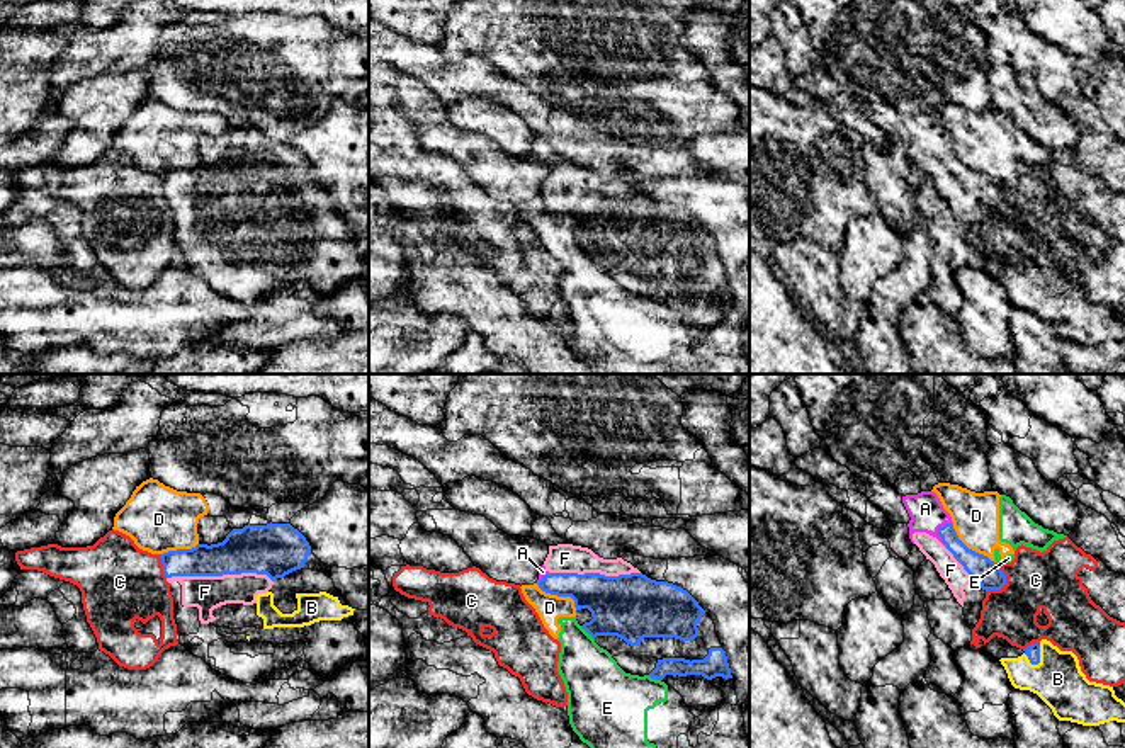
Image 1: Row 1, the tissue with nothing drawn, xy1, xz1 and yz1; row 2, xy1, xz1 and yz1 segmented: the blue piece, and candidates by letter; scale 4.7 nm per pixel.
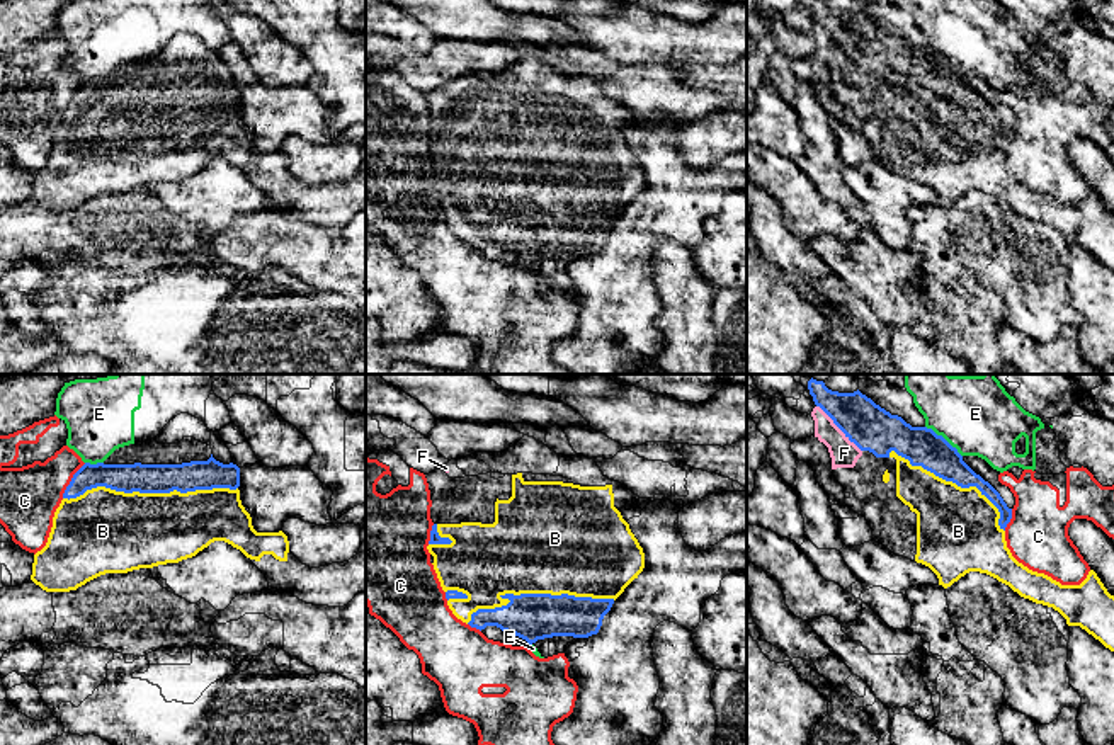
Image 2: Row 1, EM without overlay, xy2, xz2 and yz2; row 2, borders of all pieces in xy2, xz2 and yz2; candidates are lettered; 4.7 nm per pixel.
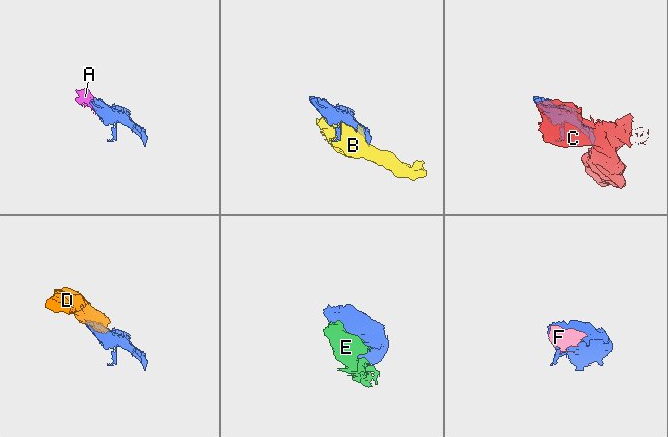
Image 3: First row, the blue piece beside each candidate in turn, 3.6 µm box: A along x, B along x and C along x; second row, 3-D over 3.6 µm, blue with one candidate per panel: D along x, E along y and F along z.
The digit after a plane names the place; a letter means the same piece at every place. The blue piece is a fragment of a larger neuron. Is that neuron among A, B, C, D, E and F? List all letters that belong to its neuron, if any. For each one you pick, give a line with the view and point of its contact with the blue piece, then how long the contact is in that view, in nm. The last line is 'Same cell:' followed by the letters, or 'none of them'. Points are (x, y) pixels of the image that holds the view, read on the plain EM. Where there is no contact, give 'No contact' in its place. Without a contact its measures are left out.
A: Touches blue at yz1 (938, 152). Shared border 120 nm
B: Touches blue at xy2 (150, 111). Shared border 850 nm
F: Touches blue at xy1 (220, 194). Shared border 500 nm
Same cell: A, B, F

